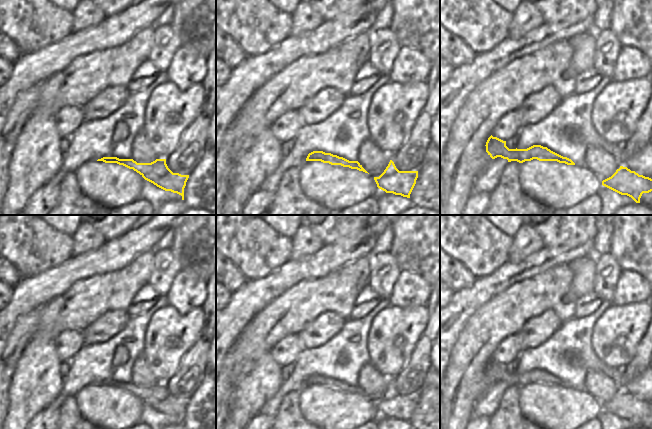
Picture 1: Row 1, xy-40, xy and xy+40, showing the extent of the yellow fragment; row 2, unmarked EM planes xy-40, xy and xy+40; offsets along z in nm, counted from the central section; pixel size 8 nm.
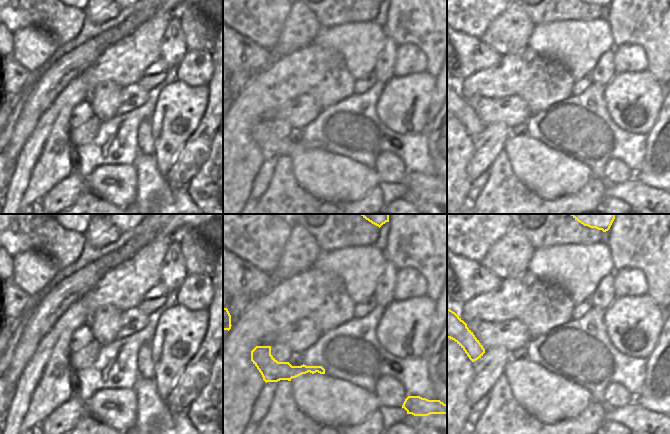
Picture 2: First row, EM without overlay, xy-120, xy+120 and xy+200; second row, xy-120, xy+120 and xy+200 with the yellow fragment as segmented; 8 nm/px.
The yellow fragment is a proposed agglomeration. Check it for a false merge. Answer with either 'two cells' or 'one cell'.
one cell

